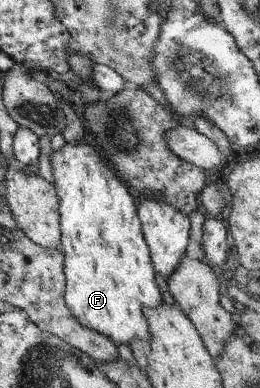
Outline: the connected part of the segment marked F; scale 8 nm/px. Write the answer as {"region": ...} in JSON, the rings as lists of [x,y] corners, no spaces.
{"region":[[[82,140],[64,142],[60,149],[52,150],[49,164],[58,200],[64,303],[80,325],[105,335],[114,345],[129,345],[134,338],[147,340],[141,309],[156,307],[162,300],[141,232],[136,199],[112,167]]]}

